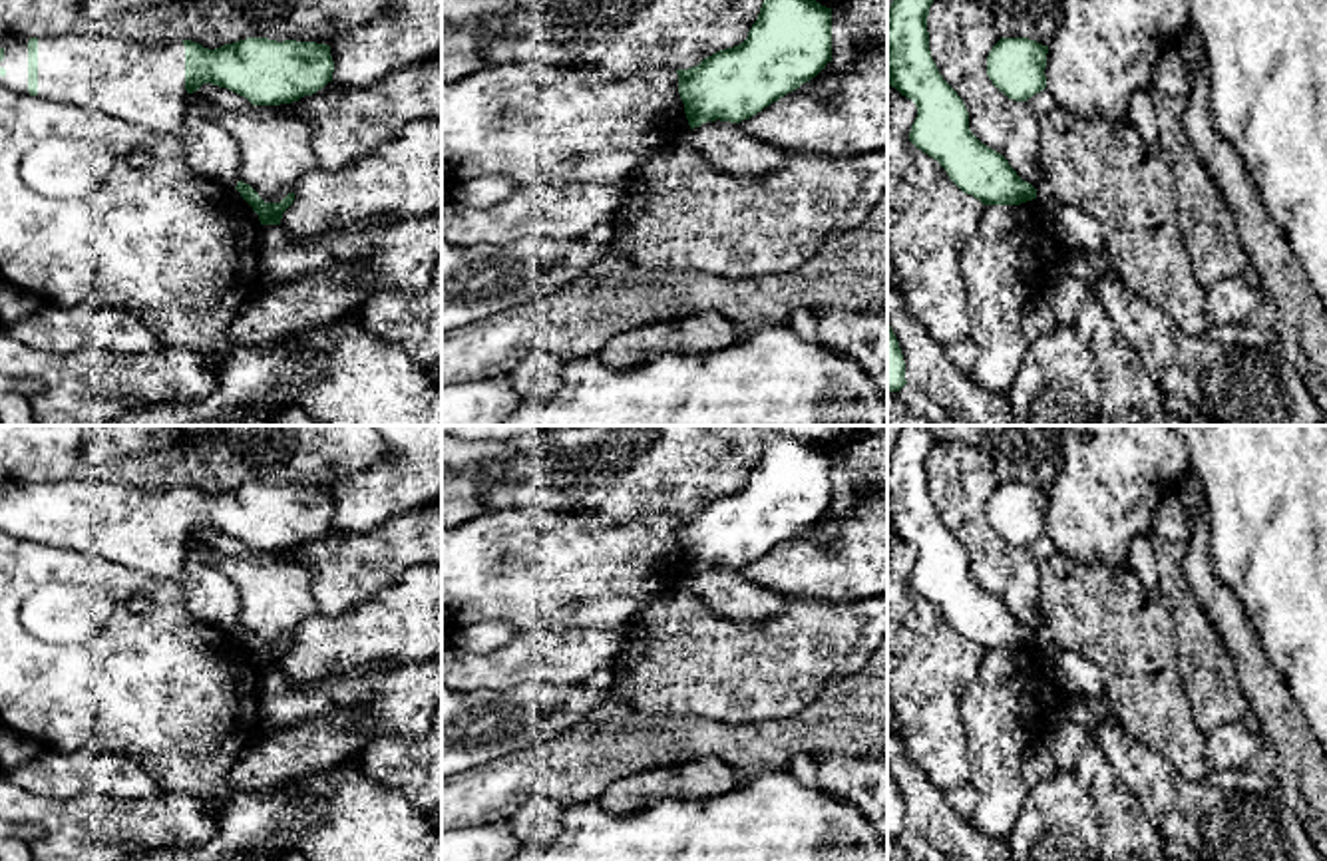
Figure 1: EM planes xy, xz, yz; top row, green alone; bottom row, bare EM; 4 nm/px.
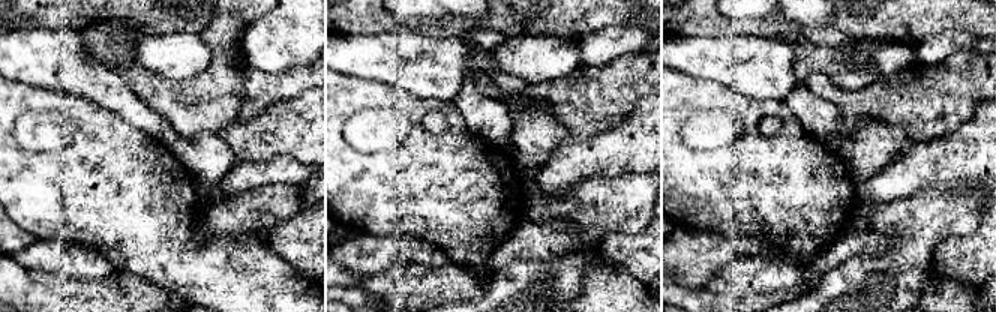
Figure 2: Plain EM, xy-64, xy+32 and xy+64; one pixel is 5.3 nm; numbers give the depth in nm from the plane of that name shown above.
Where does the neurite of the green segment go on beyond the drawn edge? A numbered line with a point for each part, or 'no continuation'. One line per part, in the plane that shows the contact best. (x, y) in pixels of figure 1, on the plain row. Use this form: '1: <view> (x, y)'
1: xy (136, 529)

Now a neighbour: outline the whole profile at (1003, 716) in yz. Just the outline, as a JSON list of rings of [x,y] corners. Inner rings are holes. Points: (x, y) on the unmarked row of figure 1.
[[[1039,644],[983,650],[959,712],[969,781],[979,791],[969,819],[989,839],[1009,841],[1029,793],[1025,754],[1043,740],[1058,704],[1070,696],[1046,678]]]

